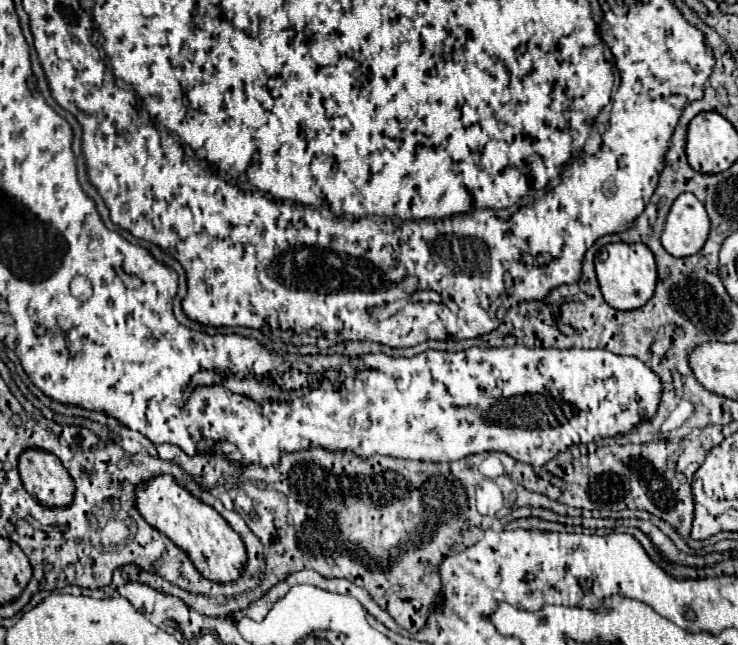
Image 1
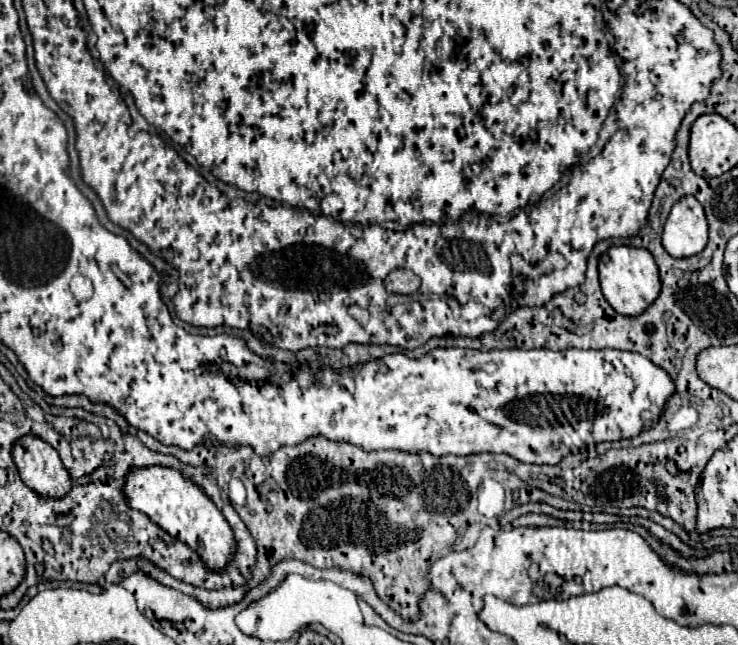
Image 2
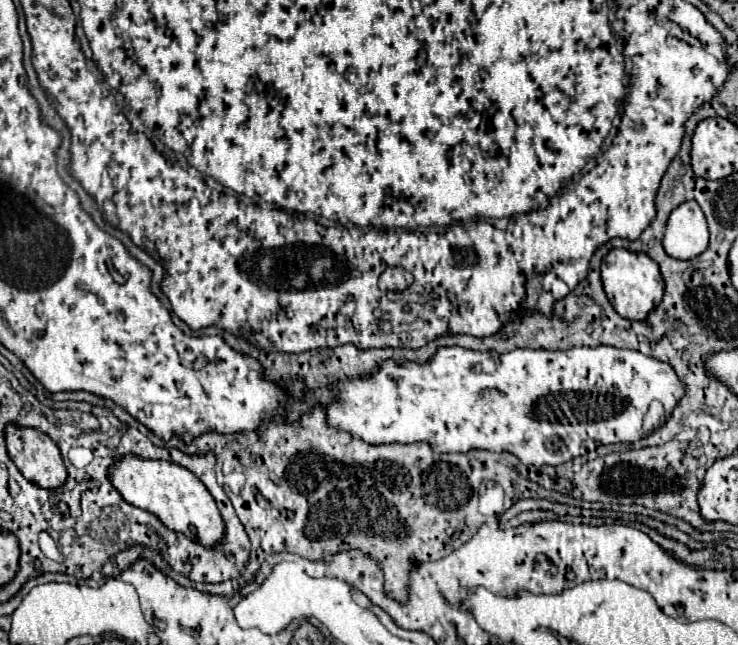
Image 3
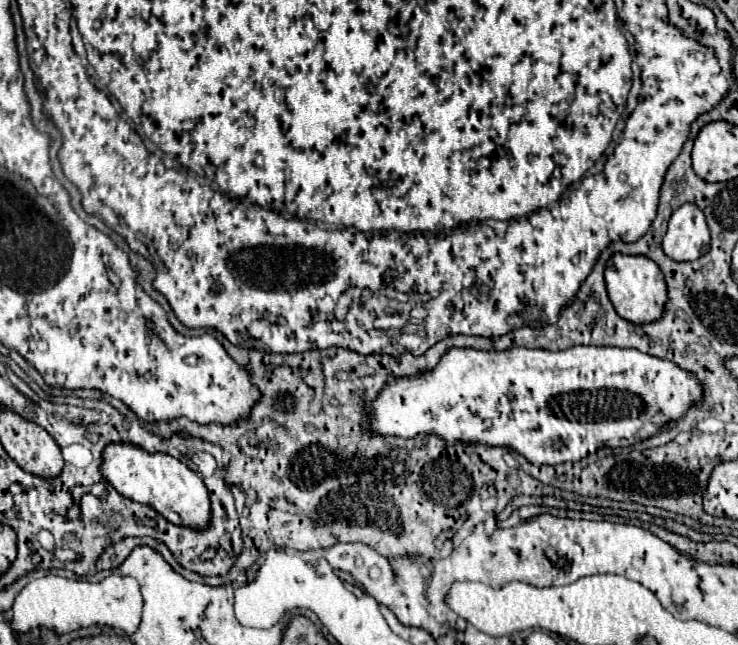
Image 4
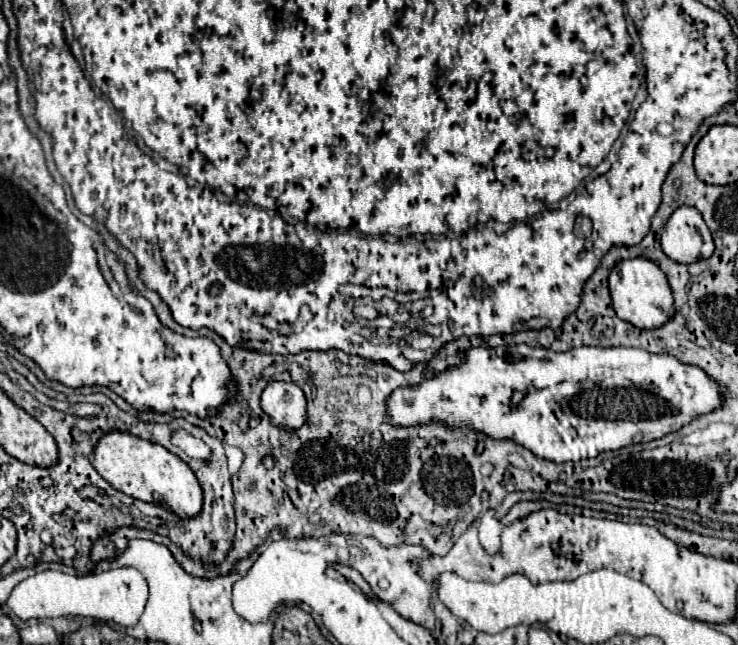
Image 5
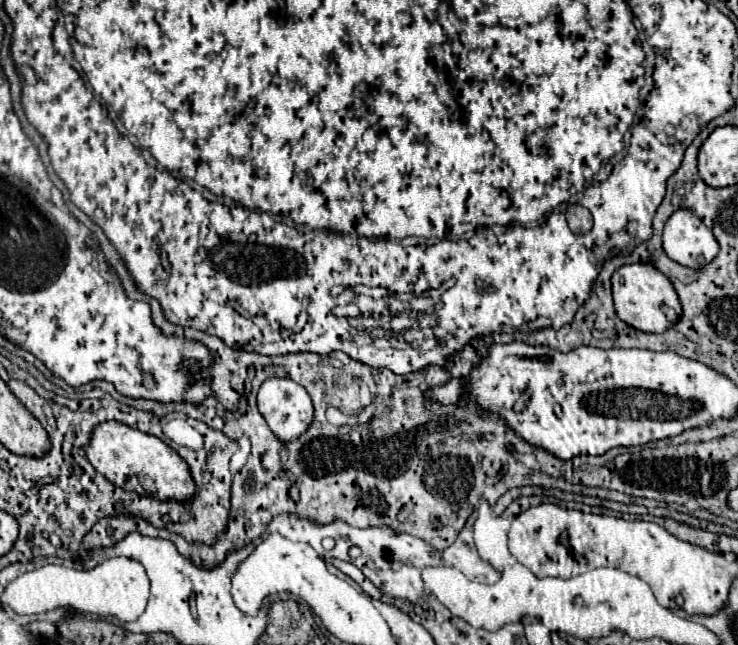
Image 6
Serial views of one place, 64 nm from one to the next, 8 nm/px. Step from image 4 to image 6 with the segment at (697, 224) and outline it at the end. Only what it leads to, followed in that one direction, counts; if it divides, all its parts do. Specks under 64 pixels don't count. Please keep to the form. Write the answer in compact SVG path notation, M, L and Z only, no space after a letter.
M676 210L664 226L664 252L674 262L698 270L718 256L720 244L712 230L690 210Z

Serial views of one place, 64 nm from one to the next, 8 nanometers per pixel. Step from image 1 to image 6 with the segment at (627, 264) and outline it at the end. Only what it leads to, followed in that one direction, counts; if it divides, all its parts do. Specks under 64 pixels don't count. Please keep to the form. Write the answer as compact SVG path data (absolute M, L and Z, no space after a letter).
M628 264L616 270L612 276L612 292L614 292L614 306L616 306L618 316L640 332L662 334L674 326L674 322L666 320L666 314L662 310L664 306L672 308L676 314L682 314L678 292L674 290L672 282L652 264Z

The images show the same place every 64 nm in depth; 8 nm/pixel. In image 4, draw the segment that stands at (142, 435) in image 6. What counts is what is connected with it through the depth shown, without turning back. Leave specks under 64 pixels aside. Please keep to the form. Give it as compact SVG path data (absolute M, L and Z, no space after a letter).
M112 442L106 444L102 450L100 472L122 496L152 506L174 524L192 528L208 526L210 520L208 490L204 488L200 474L190 470L182 460L162 452L146 452L144 448L132 442Z

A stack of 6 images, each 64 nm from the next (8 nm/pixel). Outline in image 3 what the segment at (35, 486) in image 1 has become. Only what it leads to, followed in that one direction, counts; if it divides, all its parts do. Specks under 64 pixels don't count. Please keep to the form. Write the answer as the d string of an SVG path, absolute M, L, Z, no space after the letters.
M10 422L4 430L4 436L6 436L6 448L8 448L12 462L18 466L18 470L28 480L40 484L42 488L58 488L60 484L64 484L64 480L68 476L66 466L64 466L58 446L54 444L54 440L48 434L44 434L36 428L26 428L26 426L18 426L18 424Z

